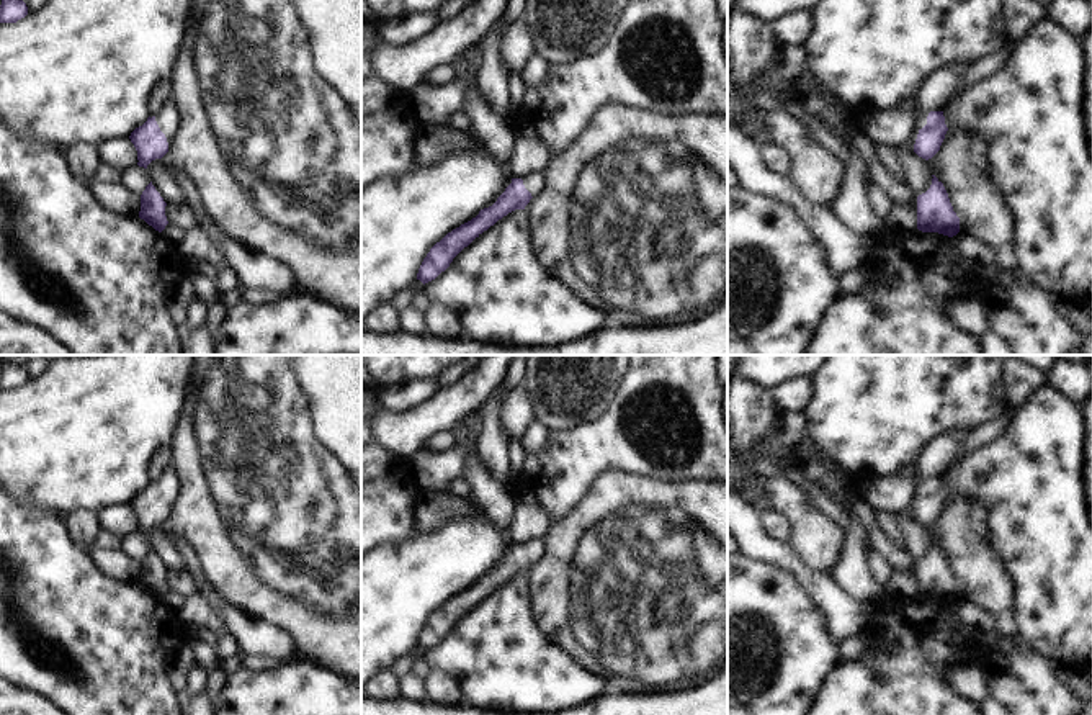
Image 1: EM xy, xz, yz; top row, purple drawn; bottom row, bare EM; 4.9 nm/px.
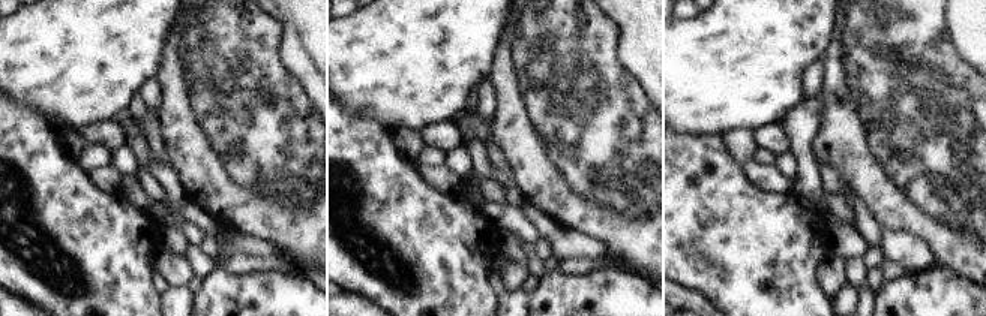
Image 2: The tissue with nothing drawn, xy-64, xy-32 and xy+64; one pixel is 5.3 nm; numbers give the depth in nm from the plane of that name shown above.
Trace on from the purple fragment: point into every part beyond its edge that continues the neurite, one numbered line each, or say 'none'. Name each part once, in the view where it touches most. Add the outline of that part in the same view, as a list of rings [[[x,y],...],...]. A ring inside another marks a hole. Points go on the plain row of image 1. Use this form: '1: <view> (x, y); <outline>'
1: yz (911, 472); [[[917,463],[902,466],[897,471],[897,474],[912,479],[919,496],[922,496],[927,491],[927,483],[929,483],[930,478],[922,476],[919,473],[919,465]]]

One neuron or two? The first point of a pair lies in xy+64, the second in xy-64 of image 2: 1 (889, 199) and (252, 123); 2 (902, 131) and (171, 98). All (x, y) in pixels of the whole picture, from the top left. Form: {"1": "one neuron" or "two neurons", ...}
{"1": "one neuron", "2": "one neuron"}

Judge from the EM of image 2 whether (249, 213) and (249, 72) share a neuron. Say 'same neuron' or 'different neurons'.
same neuron

